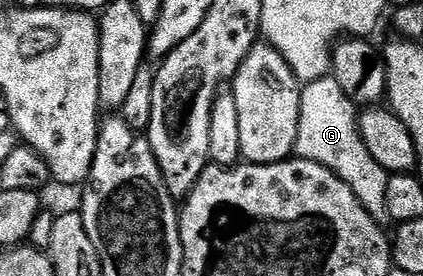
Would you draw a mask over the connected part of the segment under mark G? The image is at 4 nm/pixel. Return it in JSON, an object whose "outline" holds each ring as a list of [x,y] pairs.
{"outline":[[[332,76],[311,80],[301,87],[299,136],[295,140],[295,154],[296,157],[315,160],[331,168],[348,184],[351,192],[355,192],[355,196],[363,204],[363,208],[367,208],[372,218],[389,218],[387,180],[390,173],[367,150],[367,144],[363,142],[361,135],[358,107]]]}

